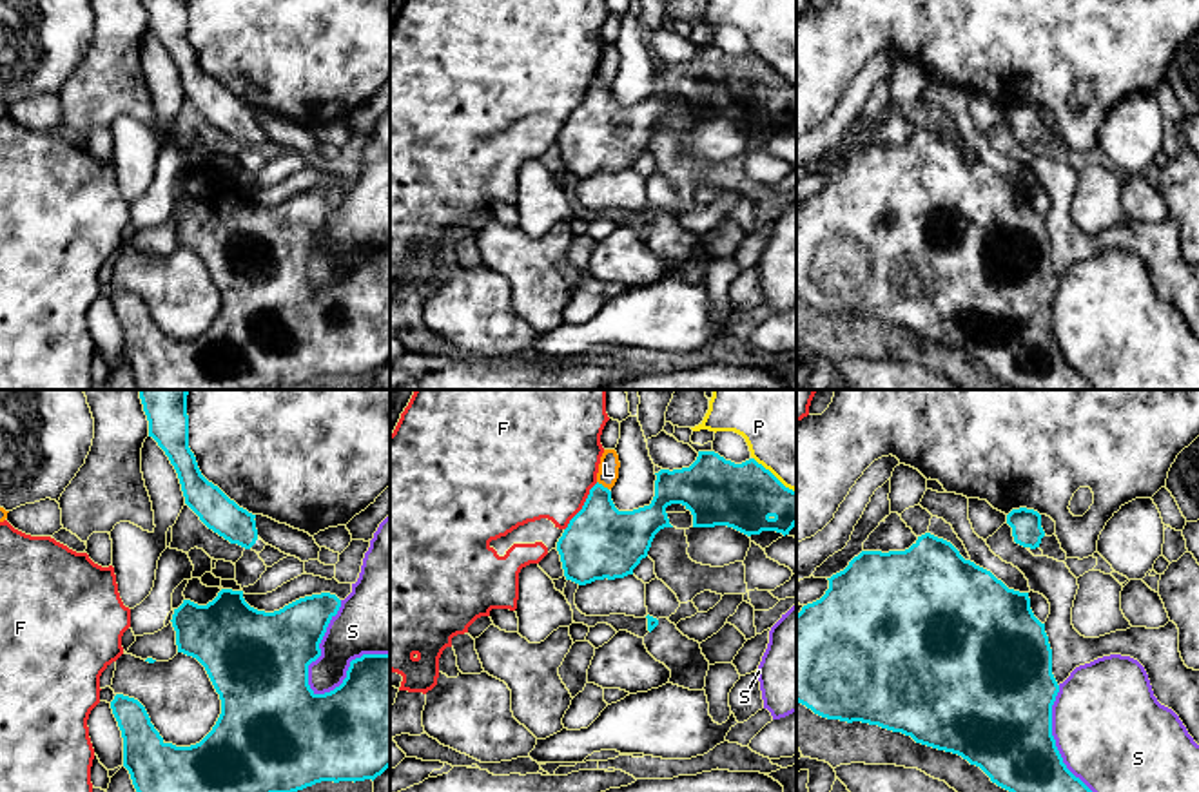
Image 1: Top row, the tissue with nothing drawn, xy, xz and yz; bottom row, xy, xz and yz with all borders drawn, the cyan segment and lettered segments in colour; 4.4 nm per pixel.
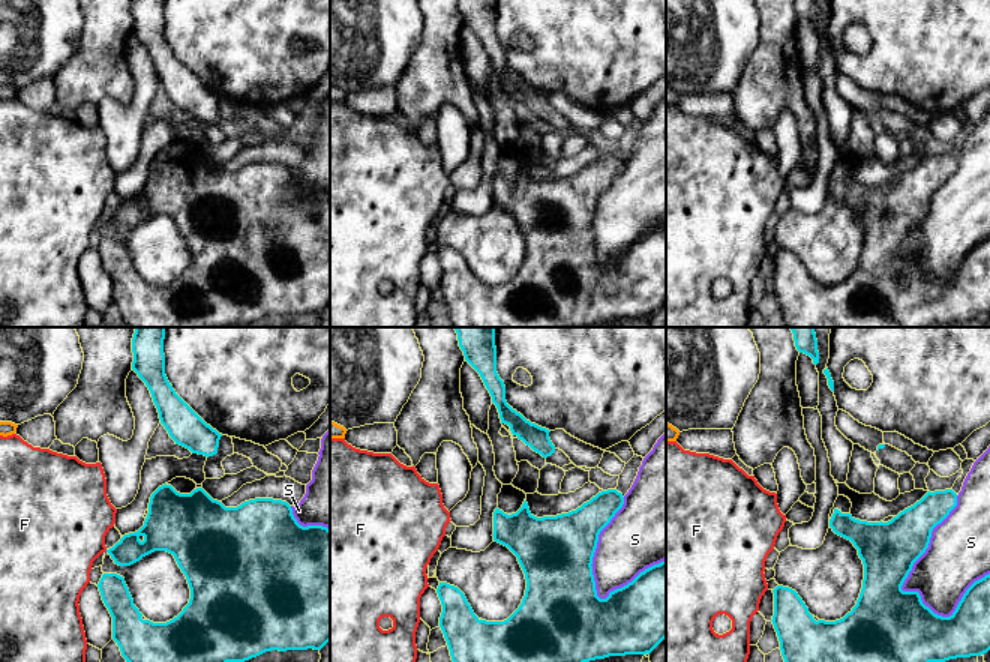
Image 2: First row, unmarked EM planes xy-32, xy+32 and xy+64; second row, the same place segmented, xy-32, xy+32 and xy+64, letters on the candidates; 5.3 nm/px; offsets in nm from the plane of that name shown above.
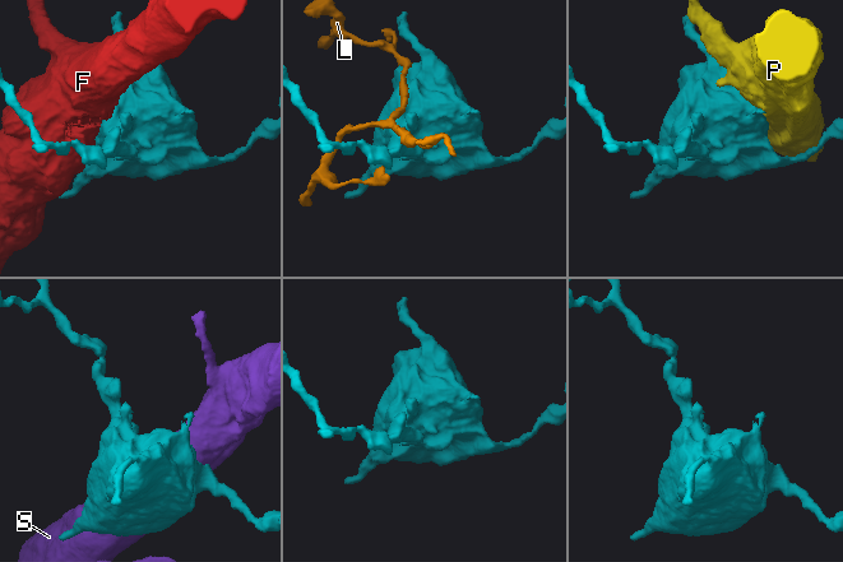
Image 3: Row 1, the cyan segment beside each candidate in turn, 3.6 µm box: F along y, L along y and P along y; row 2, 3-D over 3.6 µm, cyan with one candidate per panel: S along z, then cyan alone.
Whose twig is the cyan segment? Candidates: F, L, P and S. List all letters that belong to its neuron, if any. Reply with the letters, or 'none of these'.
none of these

